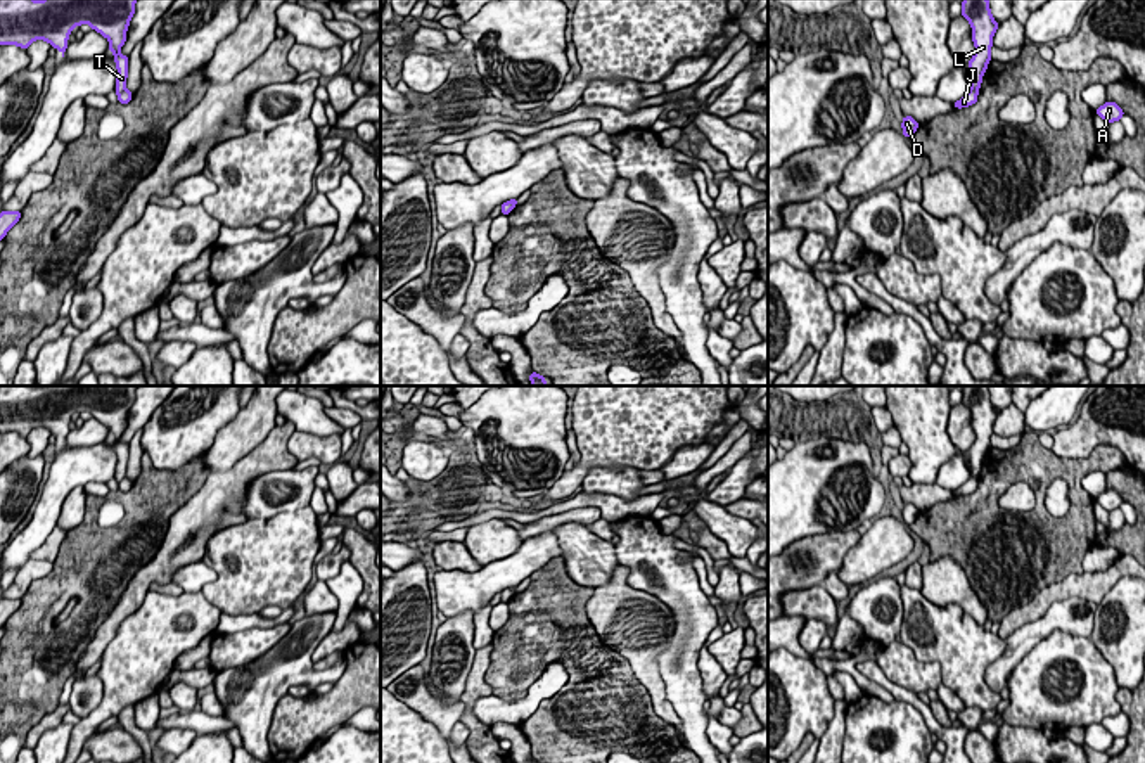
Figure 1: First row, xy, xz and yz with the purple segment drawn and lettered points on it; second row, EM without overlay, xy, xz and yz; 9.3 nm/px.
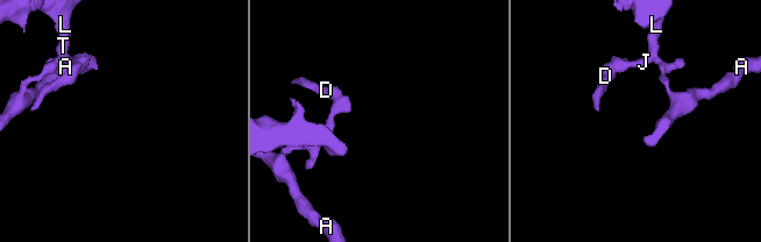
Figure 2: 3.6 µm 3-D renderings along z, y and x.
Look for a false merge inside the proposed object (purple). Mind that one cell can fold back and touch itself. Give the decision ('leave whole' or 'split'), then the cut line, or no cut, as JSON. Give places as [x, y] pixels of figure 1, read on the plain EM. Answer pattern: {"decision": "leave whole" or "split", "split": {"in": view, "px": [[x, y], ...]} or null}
{"decision": "split", "split": {"in": "yz", "px": [[971, 476], [976, 480]]}}

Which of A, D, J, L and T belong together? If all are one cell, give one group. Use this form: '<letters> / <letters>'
A D J / L T

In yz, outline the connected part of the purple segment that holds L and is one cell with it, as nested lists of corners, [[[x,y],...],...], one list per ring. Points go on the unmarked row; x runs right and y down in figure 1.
[[[965,386],[962,389],[962,403],[972,414],[972,429],[975,433],[975,439],[969,448],[970,478],[979,479],[984,458],[991,448],[993,422],[1000,412],[991,403],[988,386]]]

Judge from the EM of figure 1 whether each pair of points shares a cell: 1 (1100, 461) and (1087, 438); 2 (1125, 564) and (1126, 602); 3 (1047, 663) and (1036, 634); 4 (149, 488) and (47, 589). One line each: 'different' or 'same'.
1: different
2: different
3: different
4: same

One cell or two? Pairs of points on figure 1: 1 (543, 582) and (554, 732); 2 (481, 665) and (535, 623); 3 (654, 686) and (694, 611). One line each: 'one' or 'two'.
1: one
2: two
3: two

